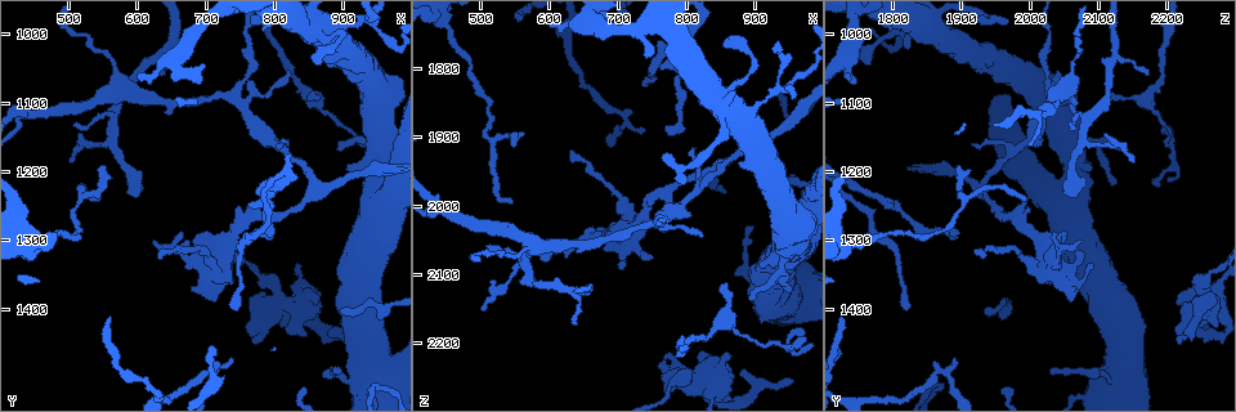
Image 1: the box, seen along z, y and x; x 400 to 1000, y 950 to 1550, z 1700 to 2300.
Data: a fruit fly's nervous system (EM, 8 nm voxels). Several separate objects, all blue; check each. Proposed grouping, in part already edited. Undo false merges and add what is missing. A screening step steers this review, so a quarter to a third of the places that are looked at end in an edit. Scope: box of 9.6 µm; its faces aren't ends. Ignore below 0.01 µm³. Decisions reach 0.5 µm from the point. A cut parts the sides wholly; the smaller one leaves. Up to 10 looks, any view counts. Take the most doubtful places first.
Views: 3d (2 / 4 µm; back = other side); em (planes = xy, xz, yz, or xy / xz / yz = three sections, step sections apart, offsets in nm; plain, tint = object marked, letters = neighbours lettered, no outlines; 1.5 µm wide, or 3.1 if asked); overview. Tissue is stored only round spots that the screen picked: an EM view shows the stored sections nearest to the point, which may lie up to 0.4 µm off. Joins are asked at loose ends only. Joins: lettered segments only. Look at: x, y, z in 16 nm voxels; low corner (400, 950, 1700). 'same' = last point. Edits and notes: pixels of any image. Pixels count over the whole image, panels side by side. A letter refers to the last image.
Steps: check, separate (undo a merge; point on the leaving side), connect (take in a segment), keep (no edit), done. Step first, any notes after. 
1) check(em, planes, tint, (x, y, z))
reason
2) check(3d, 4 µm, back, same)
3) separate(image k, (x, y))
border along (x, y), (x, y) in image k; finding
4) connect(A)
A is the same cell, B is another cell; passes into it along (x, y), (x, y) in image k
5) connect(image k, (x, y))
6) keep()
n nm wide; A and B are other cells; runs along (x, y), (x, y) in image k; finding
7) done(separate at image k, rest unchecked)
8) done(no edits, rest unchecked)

check(em, xz, step 4, tint, (545, 1200, 1915))
thin end

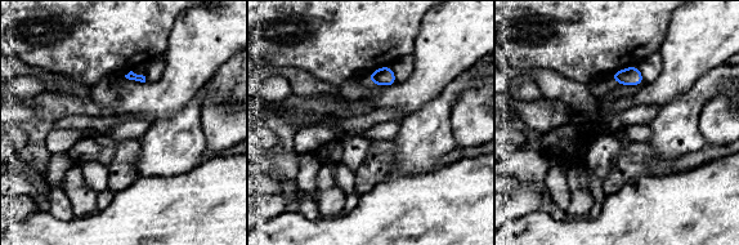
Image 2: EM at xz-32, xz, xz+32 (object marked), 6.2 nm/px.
check(em, planes, letters, same)
another direction

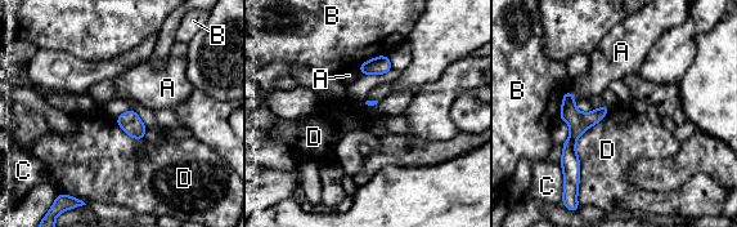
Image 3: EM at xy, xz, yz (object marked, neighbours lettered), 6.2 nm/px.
keep()
D touches over 600 nm; A, B, C and D are other cells; border along (610, 107), (575, 146), (576, 195) in image 3; no lettered segment goes on from it

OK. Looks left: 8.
check(em, yz, step 4, letters, (950, 1420, 2255))
tapers out

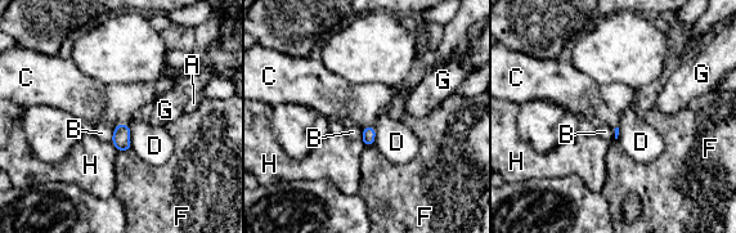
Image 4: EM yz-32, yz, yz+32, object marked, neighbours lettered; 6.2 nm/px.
connect(C)
C is the same cell, A, B, D, F, G and H are other cells; passes into it along (121, 138), (121, 125), (92, 101) in image 4; the neuron continues

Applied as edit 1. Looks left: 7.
check(em, xz, step 4, letters, (860, 1085, 2110))
an open end

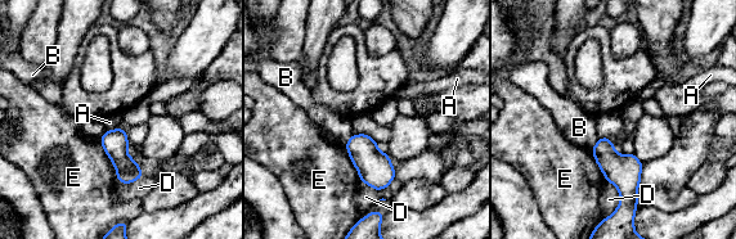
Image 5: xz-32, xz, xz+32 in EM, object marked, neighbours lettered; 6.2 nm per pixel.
keep()
A, B, D and E are other cells; border along (112, 129), (106, 131) in image 5; no lettered segment goes on from it

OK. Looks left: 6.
check(em, planes, plain, (895, 1490, 2030))
branch stops here

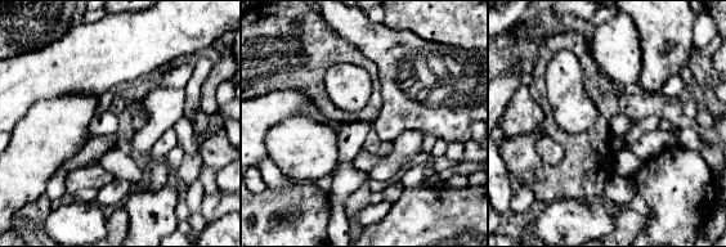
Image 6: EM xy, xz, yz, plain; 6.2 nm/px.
check(em, planes, letters, same)

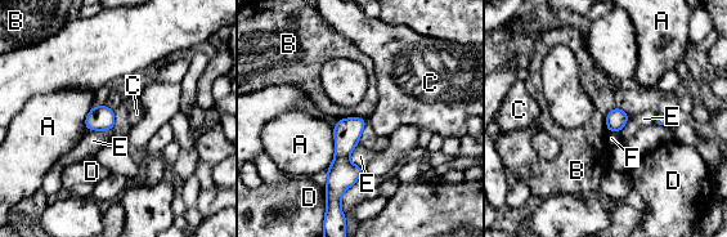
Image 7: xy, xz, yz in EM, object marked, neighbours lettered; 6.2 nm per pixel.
keep()
A touches over 280 nm; A, B, C, D, E and F are other cells; border along (366, 119), (341, 117), (339, 120) in image 7; none of them fits

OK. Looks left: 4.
done(connect at image 4, rest unchecked)

